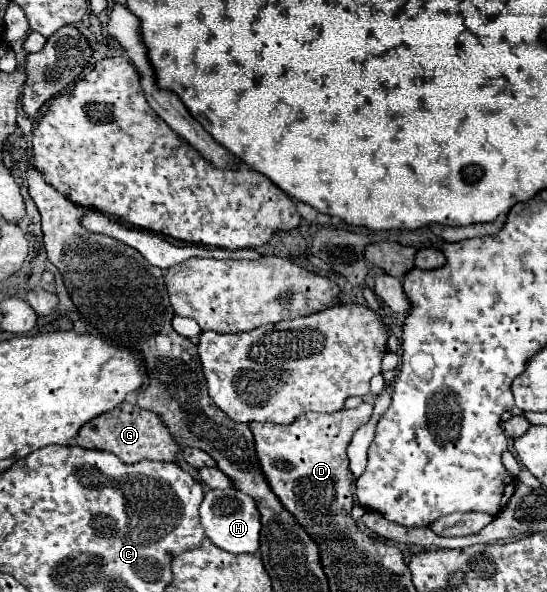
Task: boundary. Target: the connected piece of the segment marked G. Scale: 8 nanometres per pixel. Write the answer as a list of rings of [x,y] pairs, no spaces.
[[[126,401],[122,405],[118,405],[118,407],[114,407],[110,413],[102,413],[102,415],[94,417],[94,421],[88,421],[80,429],[80,433],[76,437],[76,445],[84,447],[84,449],[110,451],[128,465],[138,463],[142,459],[176,463],[178,461],[176,455],[180,451],[178,443],[174,441],[168,427],[158,417],[158,413],[148,411],[148,409],[140,409],[138,405],[130,405]]]

